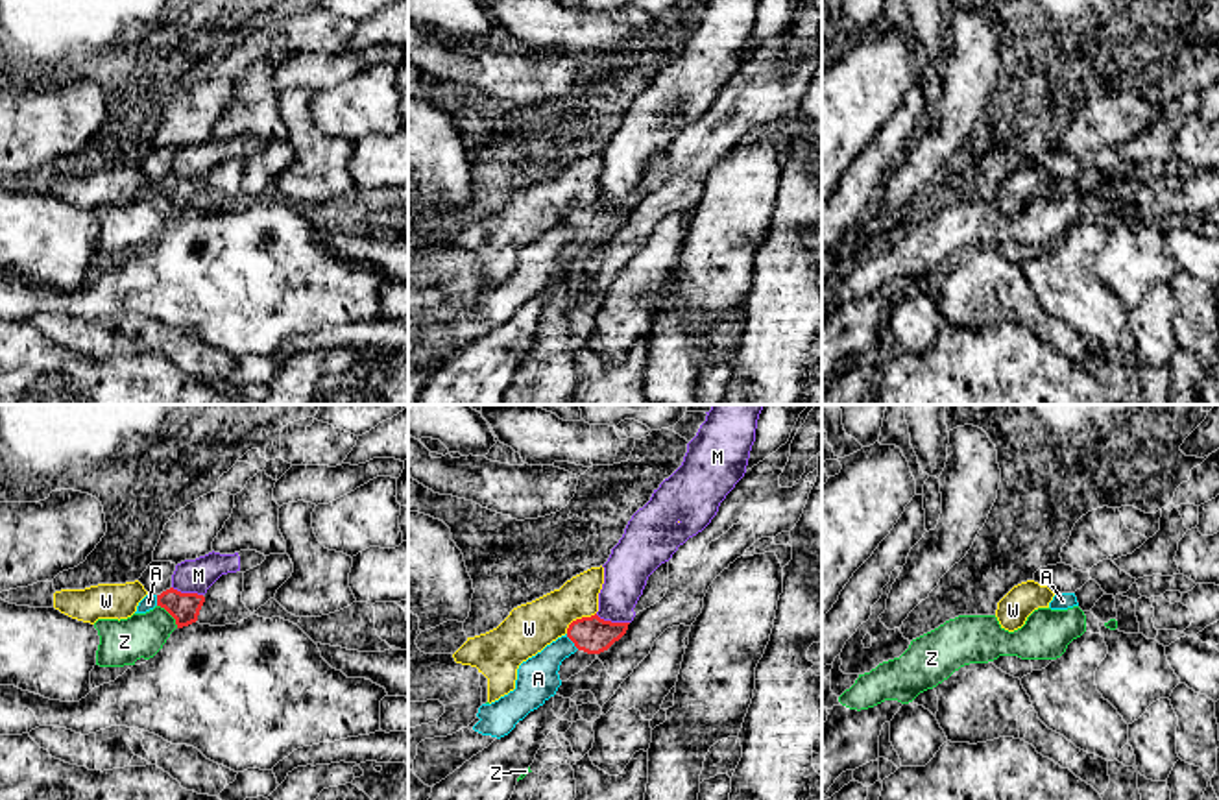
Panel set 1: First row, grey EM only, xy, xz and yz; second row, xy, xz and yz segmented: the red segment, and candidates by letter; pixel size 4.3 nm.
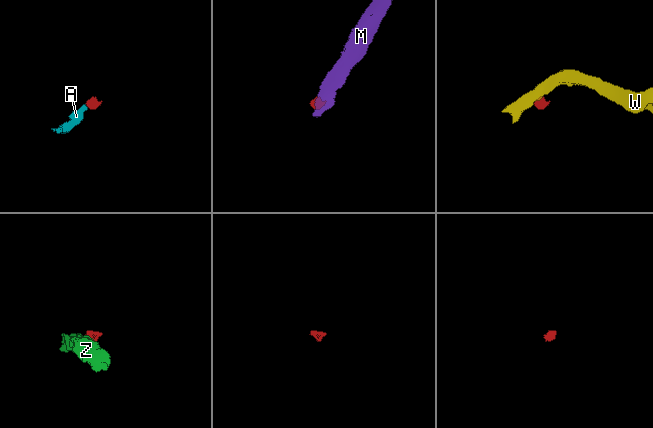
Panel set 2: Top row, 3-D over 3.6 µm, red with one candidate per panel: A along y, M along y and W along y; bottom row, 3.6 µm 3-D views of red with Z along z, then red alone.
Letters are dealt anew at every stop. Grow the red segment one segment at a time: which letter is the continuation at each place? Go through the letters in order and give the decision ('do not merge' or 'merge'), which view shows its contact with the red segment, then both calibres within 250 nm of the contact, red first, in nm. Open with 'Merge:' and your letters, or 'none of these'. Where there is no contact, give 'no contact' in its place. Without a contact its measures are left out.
Merge: A
A: merge | xz | 160/180 nm
M: do not merge | xz | 160/190 nm
W: do not merge | xz | 160/220 nm
Z: do not merge | xy | 130/200 nm

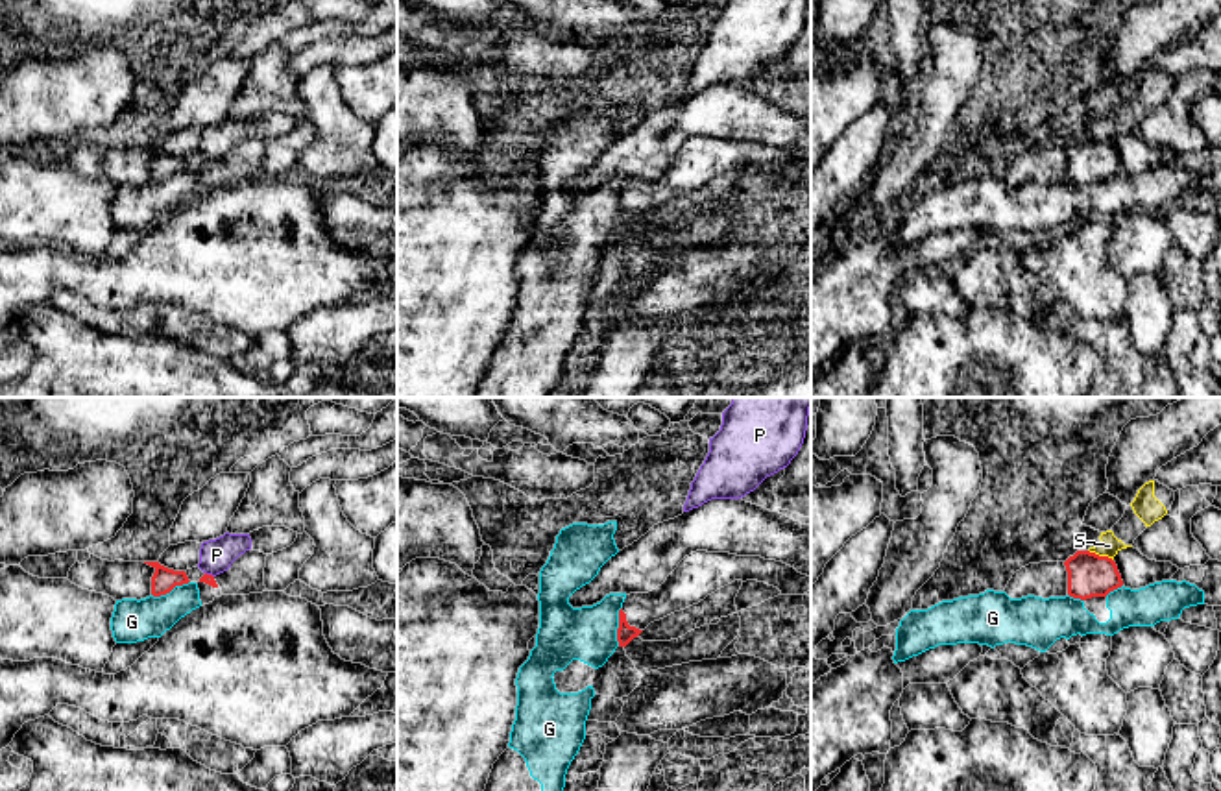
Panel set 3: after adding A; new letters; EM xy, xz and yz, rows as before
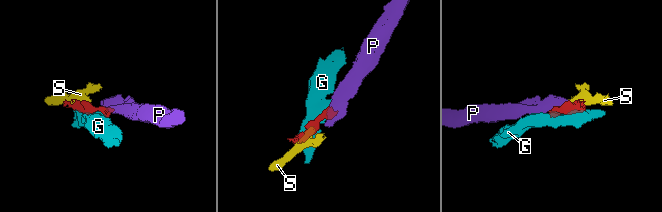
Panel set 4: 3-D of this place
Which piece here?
Merge: none of these
G: do not merge | xz | 80/240 nm
P: do not merge | xy | 50/140 nm
S: do not merge | yz | 190/90 nm

